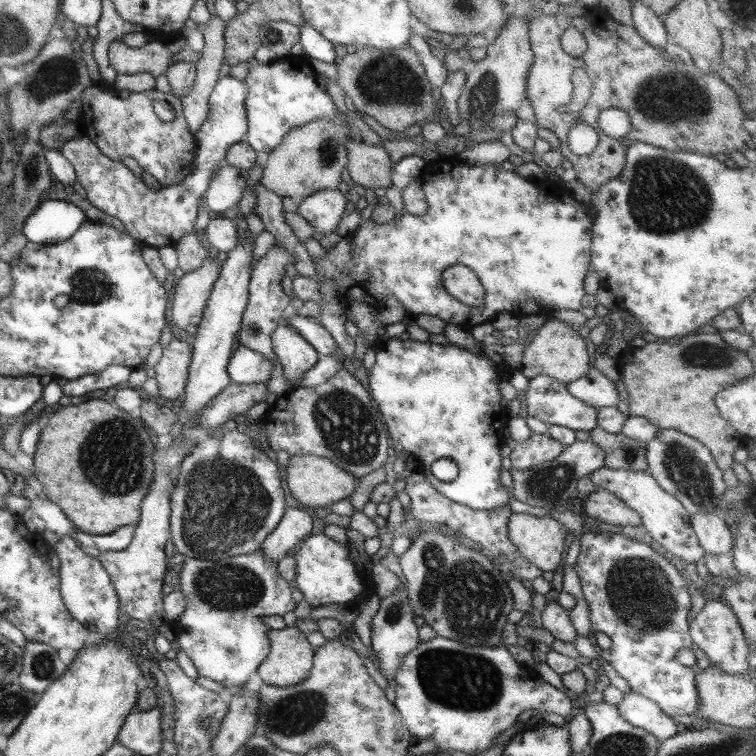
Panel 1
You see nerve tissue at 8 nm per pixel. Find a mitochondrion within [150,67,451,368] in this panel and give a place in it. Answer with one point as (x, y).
(327, 149)

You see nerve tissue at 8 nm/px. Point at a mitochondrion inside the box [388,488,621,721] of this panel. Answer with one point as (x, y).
(454, 589)

